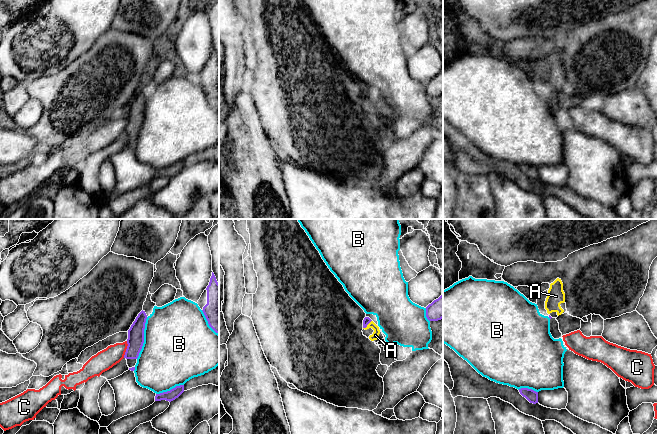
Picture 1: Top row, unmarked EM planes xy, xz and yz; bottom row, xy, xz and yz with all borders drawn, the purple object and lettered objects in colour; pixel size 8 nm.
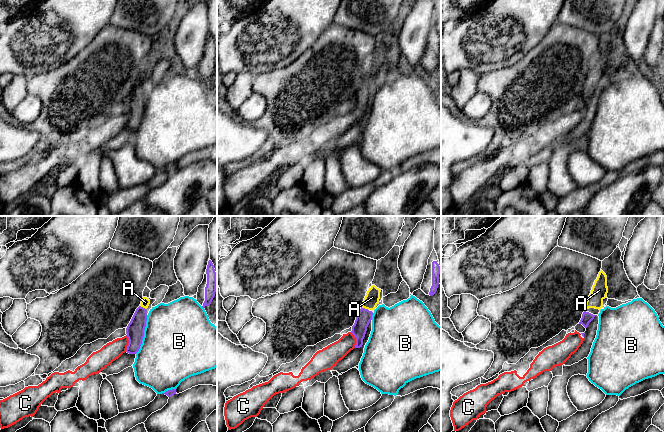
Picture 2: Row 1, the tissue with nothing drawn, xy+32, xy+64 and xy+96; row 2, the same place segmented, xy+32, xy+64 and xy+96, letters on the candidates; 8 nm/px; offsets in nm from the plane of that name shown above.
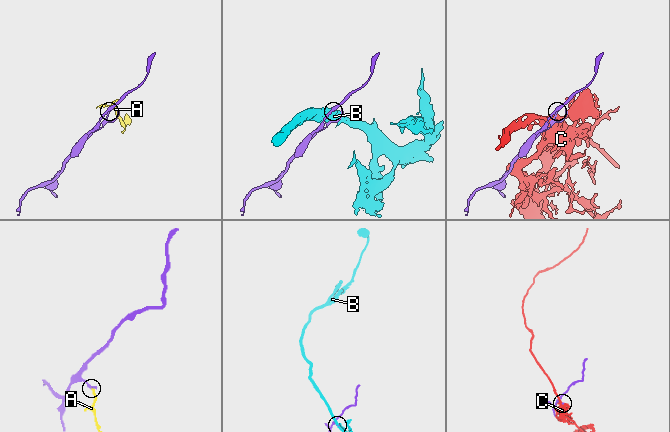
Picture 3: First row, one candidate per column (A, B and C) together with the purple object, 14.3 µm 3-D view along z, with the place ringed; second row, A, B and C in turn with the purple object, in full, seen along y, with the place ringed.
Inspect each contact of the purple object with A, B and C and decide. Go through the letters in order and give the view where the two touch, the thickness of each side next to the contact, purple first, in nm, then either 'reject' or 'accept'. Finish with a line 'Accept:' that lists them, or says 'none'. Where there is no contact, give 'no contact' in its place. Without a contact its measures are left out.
A: contact in xz; calibres 60 and 60 nm; accept
B: contact in xy; calibres 130 and 500 nm; reject
C: contact in xy; calibres 130 and 160 nm; reject
Accept: A

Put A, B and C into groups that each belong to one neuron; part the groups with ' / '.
A / B / C

